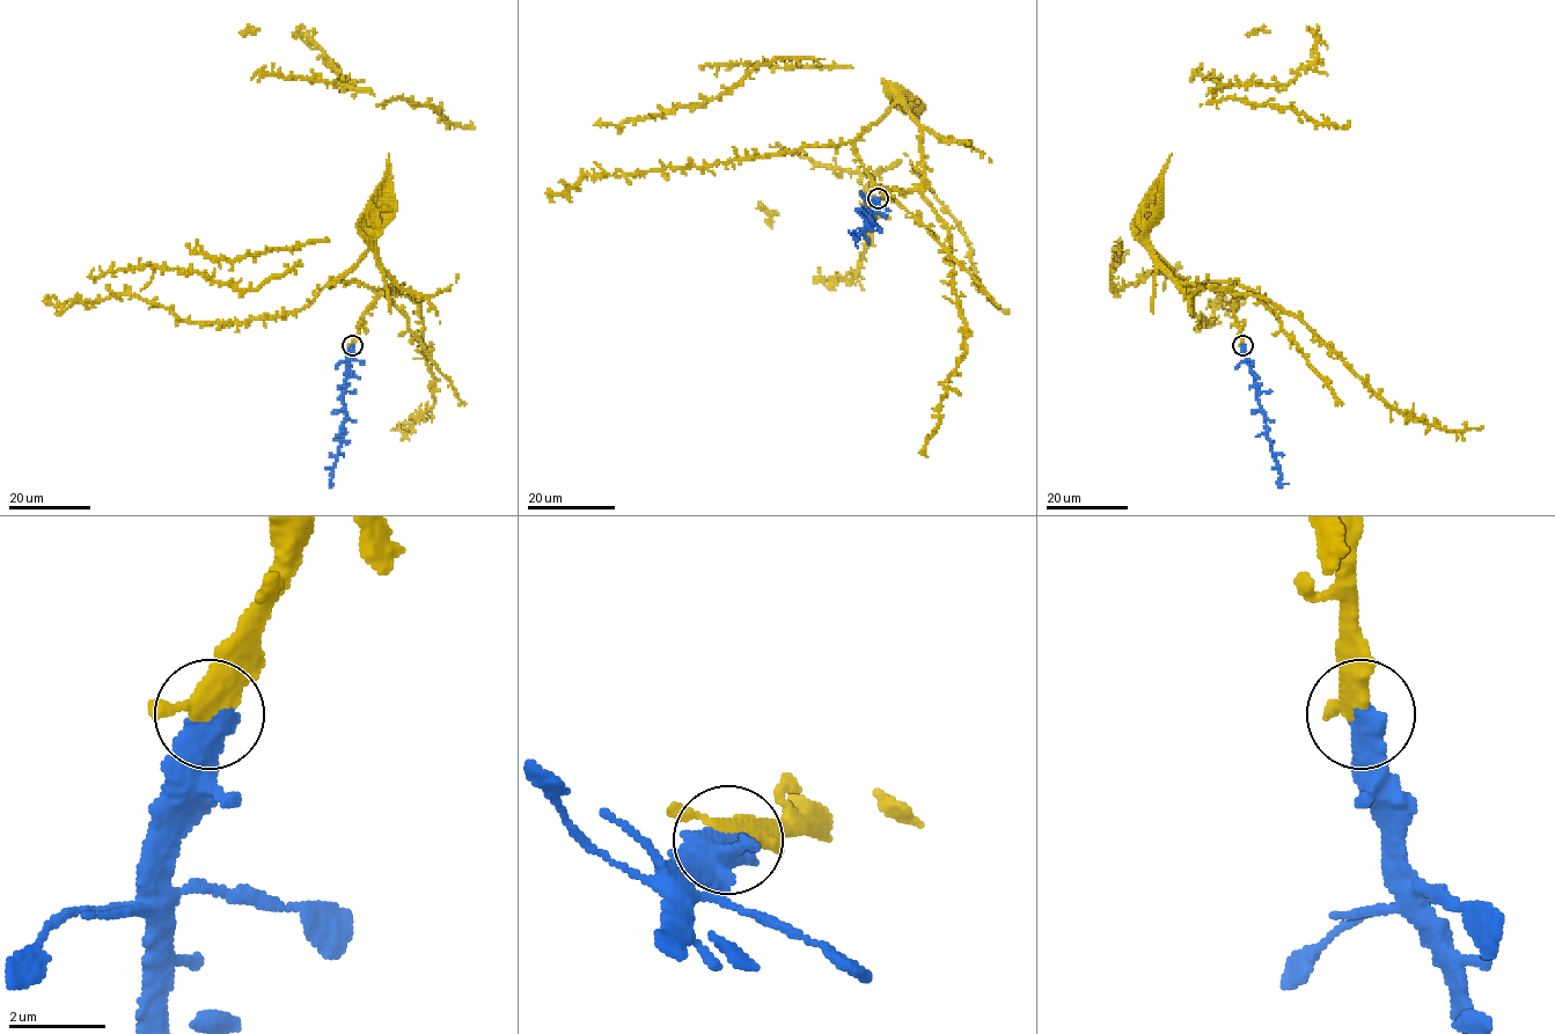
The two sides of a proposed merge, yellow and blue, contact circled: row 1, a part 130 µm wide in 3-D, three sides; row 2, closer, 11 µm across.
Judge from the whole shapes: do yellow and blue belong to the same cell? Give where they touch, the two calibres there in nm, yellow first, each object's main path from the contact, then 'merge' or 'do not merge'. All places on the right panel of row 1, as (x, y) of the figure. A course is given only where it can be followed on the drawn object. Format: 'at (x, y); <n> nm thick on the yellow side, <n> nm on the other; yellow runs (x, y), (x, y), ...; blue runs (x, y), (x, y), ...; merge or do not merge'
at (1242, 345); 360 nm thick on the yellow side, 650 nm on the other; yellow runs (1242, 344), (1234, 294), (1182, 285), (1154, 255), (1145, 239), (1144, 228), (1137, 226); blue runs (1242, 344), (1280, 481), (1288, 484); merge

